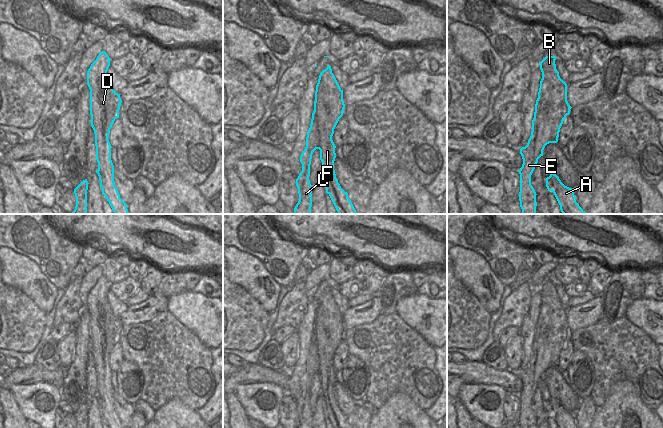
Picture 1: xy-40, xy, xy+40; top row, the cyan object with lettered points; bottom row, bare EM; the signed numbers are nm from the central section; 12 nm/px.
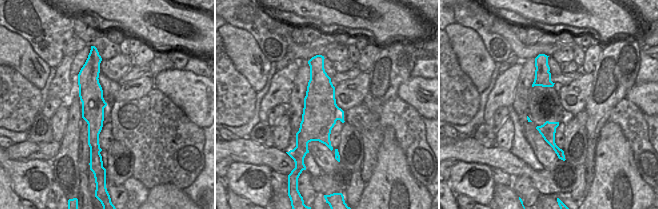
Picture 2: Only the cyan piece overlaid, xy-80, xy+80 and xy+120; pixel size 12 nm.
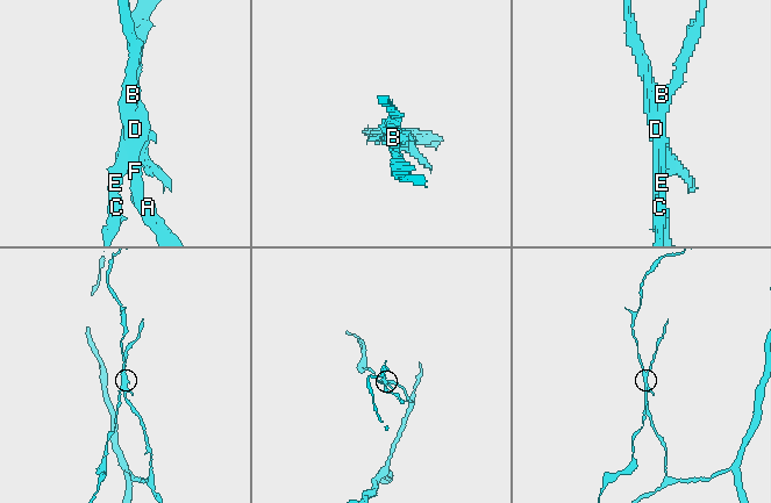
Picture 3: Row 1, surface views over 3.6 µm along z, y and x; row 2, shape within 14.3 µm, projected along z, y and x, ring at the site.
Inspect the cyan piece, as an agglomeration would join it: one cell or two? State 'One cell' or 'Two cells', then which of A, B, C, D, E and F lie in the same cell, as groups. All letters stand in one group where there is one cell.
Two cells. Groups: A D F / B C E.

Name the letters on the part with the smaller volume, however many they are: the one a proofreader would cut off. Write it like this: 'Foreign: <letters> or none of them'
Foreign: B, C, E

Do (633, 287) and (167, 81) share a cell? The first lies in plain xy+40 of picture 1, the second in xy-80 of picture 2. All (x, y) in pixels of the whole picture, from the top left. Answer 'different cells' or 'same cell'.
different cells

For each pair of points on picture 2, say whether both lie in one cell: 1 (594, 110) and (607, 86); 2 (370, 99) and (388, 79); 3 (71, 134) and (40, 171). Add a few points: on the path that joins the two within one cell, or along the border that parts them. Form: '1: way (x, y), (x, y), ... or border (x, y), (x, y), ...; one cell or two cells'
1: way (599, 104), (606, 92); one cell
2: way (375, 94), (384, 84); one cell
3: border (49, 162), (54, 181); two cells

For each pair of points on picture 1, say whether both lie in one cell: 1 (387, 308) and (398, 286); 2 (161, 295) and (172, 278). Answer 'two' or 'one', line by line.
1: one
2: one

